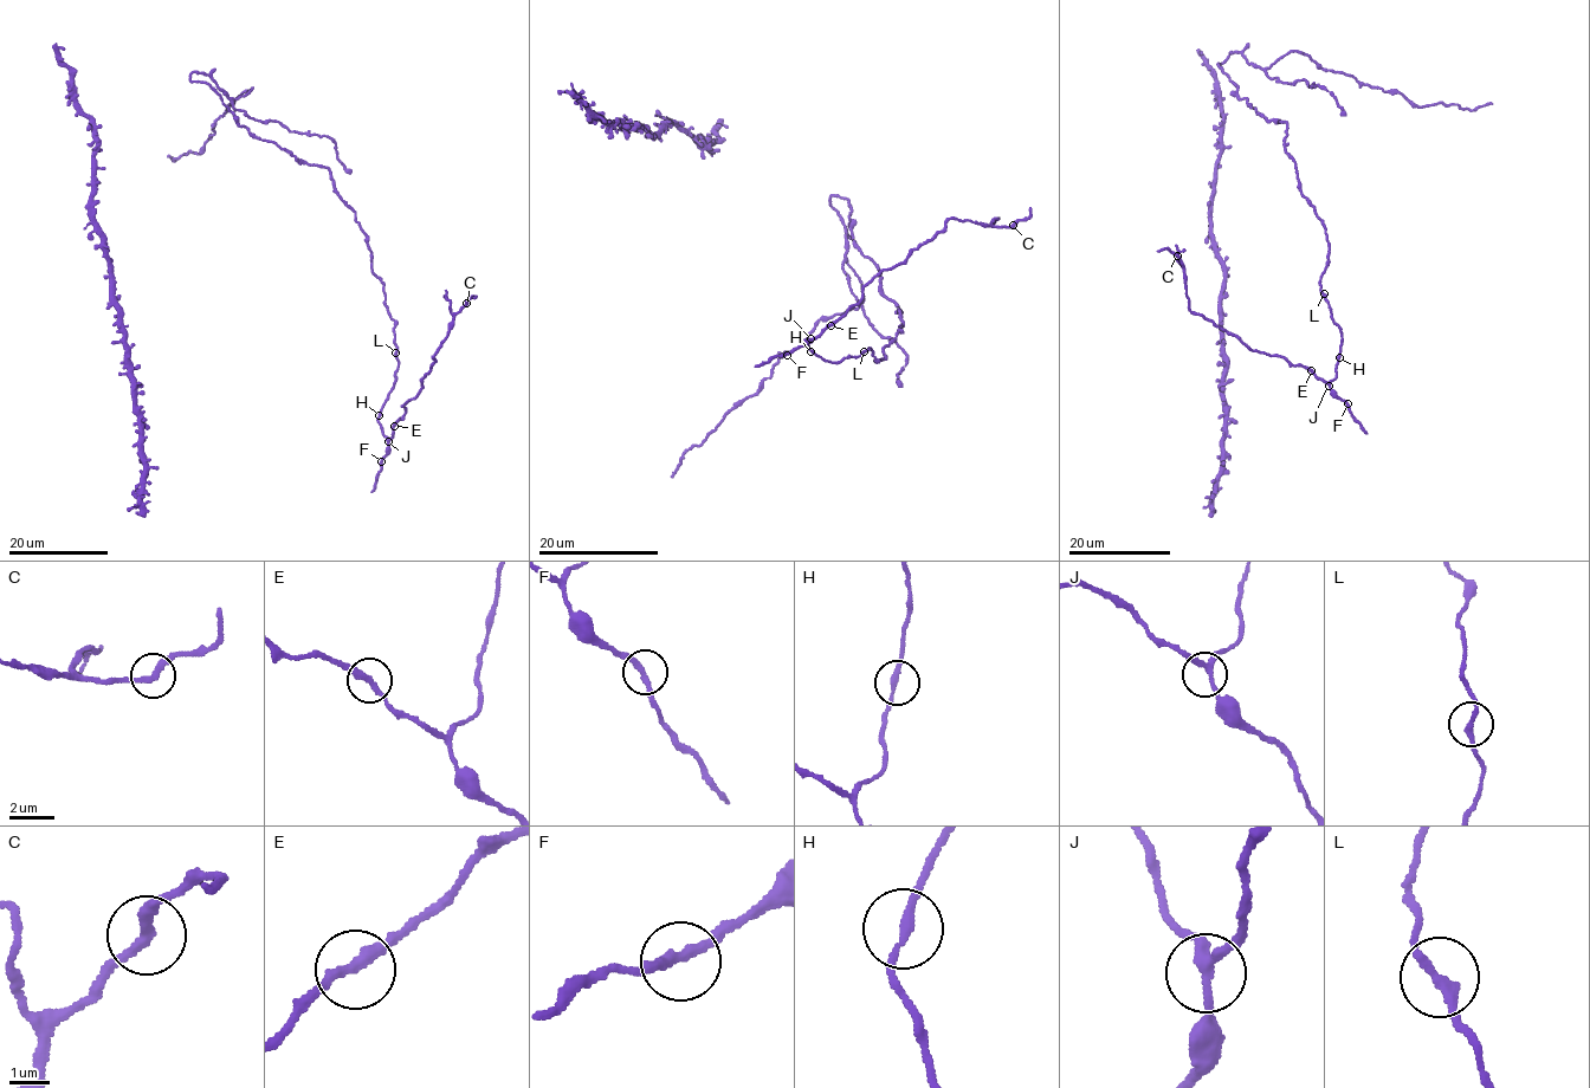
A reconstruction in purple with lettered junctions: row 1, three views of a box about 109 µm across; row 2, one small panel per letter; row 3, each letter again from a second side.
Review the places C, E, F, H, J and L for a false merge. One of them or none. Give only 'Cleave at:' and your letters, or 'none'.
Cleave at: none

